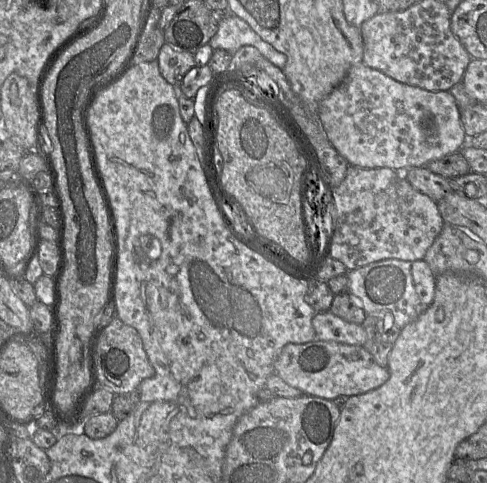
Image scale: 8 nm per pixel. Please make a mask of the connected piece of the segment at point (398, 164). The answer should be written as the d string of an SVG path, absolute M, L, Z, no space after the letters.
M363 62L352 65L343 81L320 102L317 110L317 117L329 142L337 152L345 158L350 165L362 168L391 168L396 172L402 172L412 167L425 167L430 161L460 151L466 138L460 120L459 107L449 91L428 91L416 86L398 82L381 71L364 65Z

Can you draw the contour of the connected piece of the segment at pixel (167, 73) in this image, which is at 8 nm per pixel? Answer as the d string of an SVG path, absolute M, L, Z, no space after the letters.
M167 43L161 47L157 62L161 75L173 87L179 86L186 73L196 66L193 53L176 50Z

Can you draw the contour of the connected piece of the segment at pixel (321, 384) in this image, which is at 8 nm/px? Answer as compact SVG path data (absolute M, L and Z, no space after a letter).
M322 340L286 344L274 363L274 371L285 383L302 393L328 400L368 392L390 377L388 368L380 366L363 346Z

